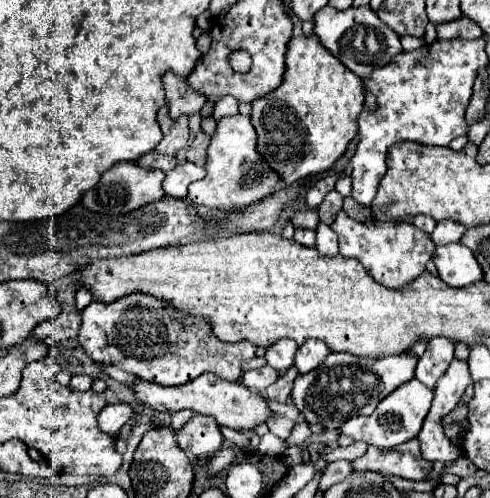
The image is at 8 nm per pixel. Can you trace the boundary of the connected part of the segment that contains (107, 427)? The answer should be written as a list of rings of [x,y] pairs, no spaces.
[[[123,403],[107,405],[105,409],[101,409],[101,413],[97,417],[97,425],[105,435],[109,435],[111,439],[117,439],[121,427],[127,423],[131,413],[133,413],[133,409],[129,405],[123,405]]]

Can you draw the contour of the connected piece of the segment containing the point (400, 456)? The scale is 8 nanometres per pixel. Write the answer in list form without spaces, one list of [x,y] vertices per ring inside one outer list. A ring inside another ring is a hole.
[[[369,447],[367,453],[353,461],[355,471],[379,471],[397,475],[411,481],[425,481],[433,471],[433,463],[427,459],[417,459],[409,451],[379,451]]]

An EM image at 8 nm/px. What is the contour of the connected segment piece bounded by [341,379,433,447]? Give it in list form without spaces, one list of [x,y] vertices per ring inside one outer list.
[[[411,379],[407,381],[407,385],[401,385],[399,389],[395,389],[391,397],[385,397],[371,415],[359,415],[359,417],[351,417],[349,421],[345,421],[345,425],[341,427],[341,433],[351,435],[357,441],[367,441],[369,445],[395,447],[399,443],[405,443],[417,437],[423,425],[423,419],[429,413],[431,401],[433,401],[433,389],[429,389],[417,379]]]

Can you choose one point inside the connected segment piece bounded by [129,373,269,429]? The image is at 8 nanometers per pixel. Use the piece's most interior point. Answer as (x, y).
(231, 404)

